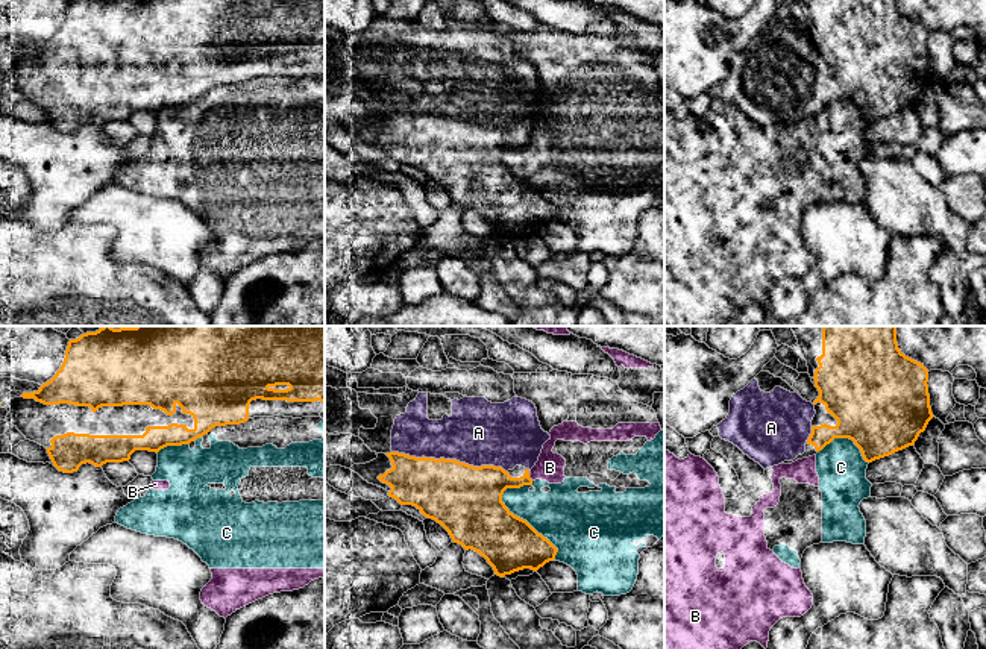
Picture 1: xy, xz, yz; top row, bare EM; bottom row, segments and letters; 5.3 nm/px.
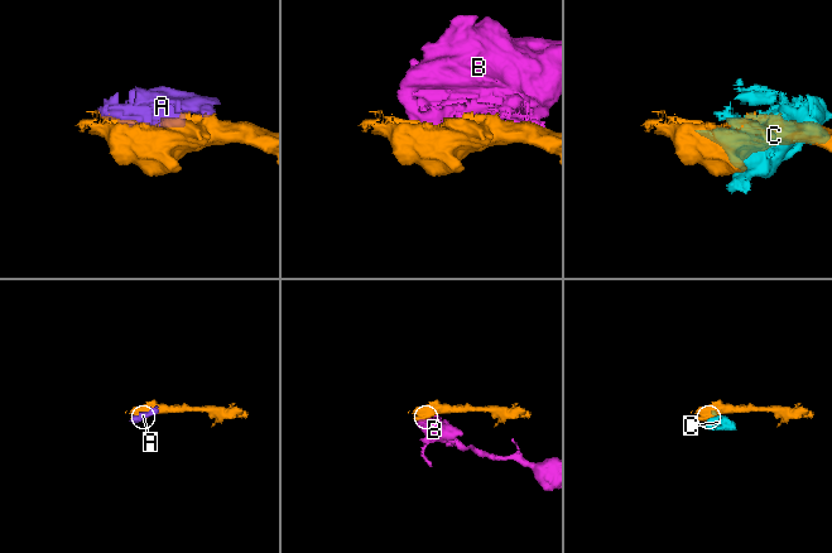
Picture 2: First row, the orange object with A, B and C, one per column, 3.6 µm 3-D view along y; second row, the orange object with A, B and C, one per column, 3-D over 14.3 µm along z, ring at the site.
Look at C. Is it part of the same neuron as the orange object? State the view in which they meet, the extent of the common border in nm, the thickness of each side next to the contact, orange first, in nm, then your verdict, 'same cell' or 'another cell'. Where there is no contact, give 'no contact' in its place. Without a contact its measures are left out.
xz | 460 nm | 320/320 nm | another cell

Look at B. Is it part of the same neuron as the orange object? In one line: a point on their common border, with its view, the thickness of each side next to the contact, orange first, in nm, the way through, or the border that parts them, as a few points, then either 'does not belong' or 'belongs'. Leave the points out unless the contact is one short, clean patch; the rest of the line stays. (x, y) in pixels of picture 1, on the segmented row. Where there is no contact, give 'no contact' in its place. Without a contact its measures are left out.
no contact; does not belong

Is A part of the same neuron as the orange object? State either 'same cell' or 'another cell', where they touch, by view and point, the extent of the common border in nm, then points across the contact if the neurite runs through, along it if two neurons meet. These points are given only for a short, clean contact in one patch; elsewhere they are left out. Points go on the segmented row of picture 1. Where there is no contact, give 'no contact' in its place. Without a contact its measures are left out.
same cell | xz (449, 460) | 650 nm

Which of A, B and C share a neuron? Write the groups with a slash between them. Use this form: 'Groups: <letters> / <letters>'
Groups: A / B C

